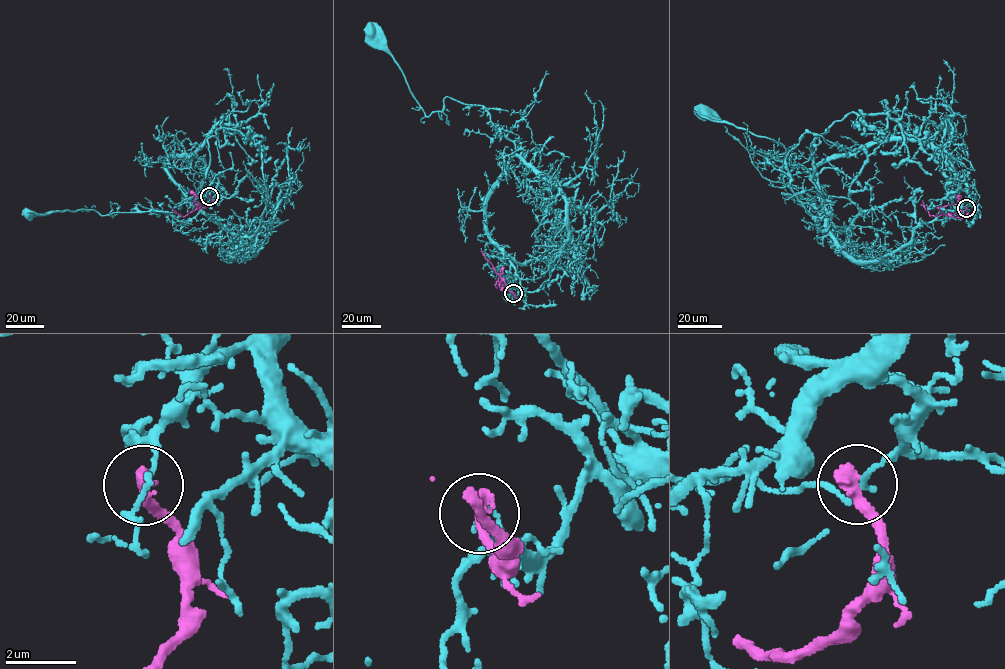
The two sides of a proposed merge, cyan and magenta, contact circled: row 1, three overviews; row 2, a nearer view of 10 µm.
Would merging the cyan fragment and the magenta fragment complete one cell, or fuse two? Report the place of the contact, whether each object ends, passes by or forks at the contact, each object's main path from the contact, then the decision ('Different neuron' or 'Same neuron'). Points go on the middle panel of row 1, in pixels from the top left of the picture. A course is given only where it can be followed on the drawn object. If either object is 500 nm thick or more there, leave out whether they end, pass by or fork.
Place: (513, 293). At the ring cyan ends. At the ring magenta ends. Course of cyan: (513, 293), (524, 292), (489, 237), (486, 196), (515, 145), (480, 105), (446, 97), (426, 116), (368, 31). Course of magenta: (513, 293), (500, 276), (503, 272), (501, 269), (499, 284), (495, 285), (497, 288). Different neuron

